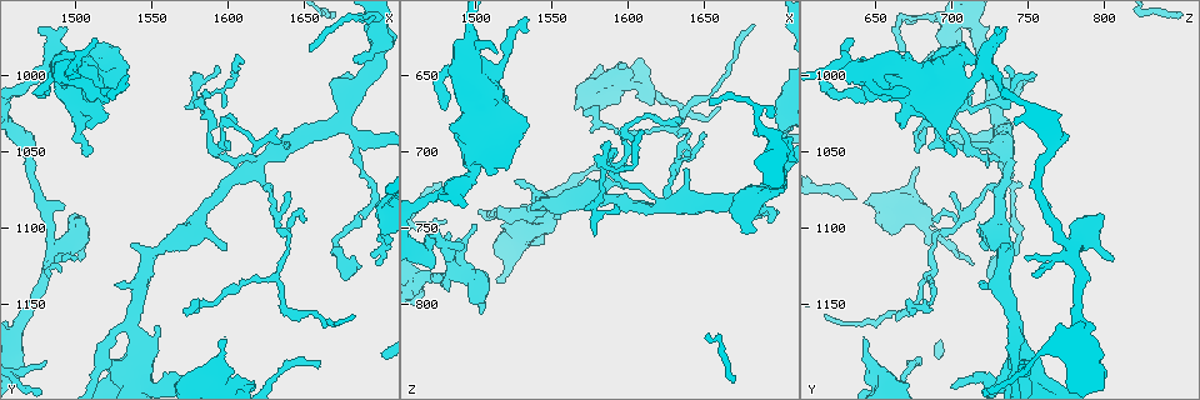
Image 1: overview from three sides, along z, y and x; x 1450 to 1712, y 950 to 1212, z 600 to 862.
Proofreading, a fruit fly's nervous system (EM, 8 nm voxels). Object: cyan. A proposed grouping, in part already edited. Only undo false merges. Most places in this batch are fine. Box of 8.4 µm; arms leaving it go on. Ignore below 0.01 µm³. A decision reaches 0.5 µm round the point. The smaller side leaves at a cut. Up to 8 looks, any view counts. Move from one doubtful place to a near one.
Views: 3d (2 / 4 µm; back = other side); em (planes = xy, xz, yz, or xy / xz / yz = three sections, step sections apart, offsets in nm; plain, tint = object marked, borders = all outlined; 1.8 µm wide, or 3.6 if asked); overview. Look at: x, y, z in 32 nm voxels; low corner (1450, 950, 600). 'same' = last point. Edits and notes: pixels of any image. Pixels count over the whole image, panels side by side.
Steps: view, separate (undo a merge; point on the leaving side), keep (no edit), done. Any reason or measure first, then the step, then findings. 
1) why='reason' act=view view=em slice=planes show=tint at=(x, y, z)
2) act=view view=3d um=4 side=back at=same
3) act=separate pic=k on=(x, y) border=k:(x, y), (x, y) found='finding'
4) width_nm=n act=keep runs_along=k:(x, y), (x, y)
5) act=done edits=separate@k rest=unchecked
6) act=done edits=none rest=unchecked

why='thick turns thin' act=view view=em slice=xy step=16 show=tint at=(1620, 1054, 736)

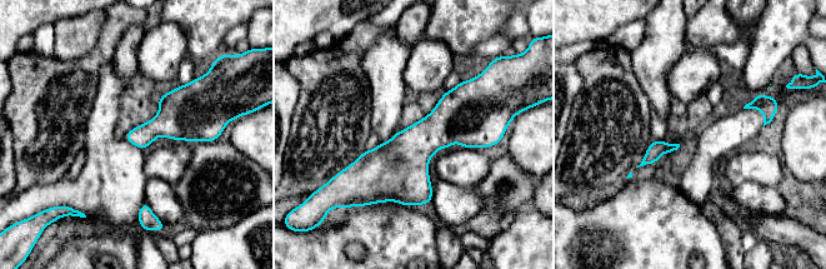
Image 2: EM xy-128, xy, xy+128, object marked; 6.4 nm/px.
why='cut it another way' act=view view=em slice=planes show=tint at=same

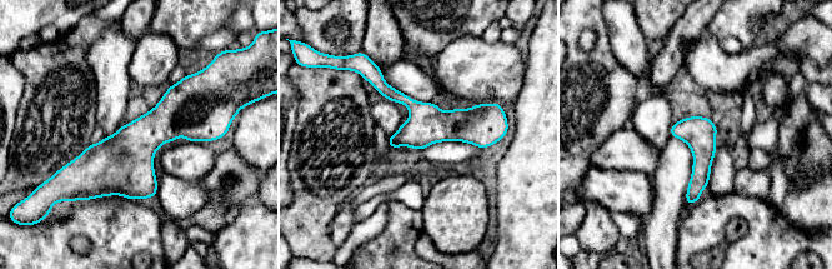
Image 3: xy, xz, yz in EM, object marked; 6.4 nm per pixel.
width_nm=220 act=keep runs_along=3:(367, 76), (431, 124), (494, 124) found='one neuron here'

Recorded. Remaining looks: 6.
why='abrupt turn' act=view view=3d um=2 at=(1596, 1036, 688)

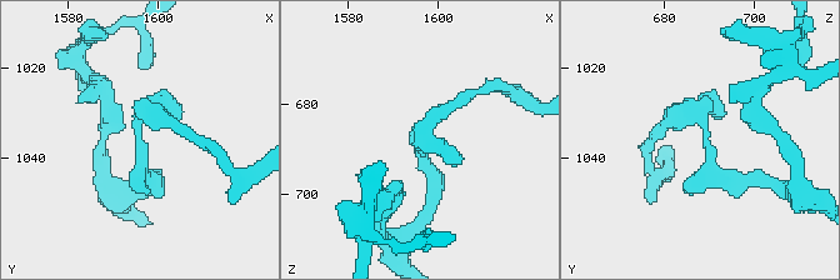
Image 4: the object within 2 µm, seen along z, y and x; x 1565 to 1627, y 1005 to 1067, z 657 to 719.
act=view view=em slice=planes show=borders at=(1596, 1038, 689)

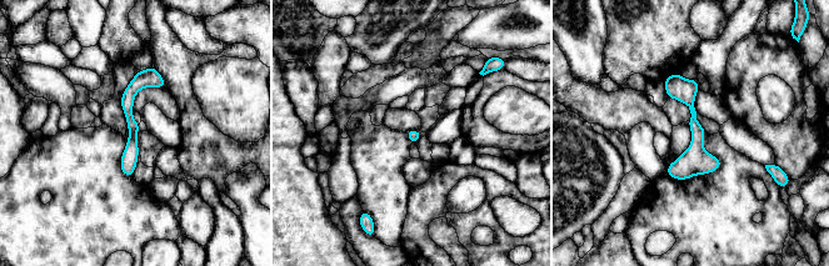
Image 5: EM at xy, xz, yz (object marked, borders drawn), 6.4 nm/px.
act=keep runs_along=5:(151, 70), (128, 96), (129, 174) found='one neuron here'

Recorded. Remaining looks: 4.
why='three arms meet' act=view view=em slice=xz step=8 show=tint at=(1494, 996, 638)

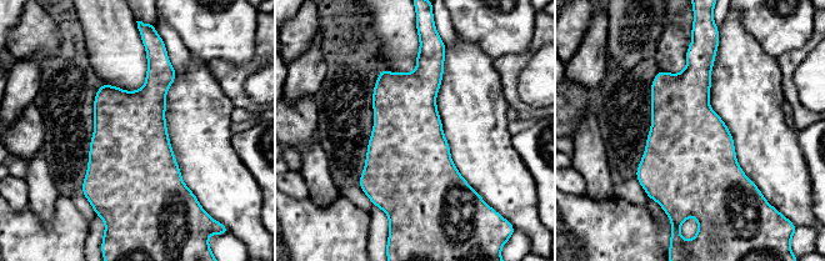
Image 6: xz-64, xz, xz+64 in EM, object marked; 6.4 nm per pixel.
act=keep found='continuous, no second neuron'

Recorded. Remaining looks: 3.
why='sharp bend' act=view view=3d um=2 at=(1486, 1114, 778)

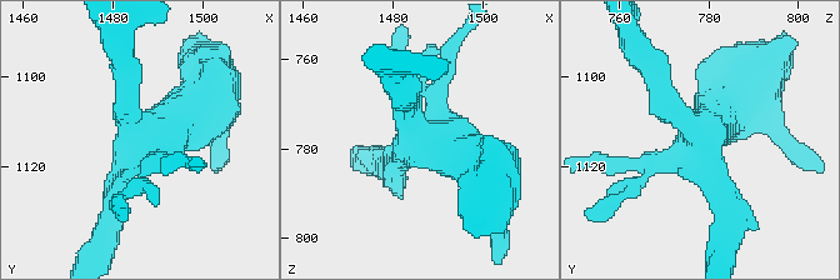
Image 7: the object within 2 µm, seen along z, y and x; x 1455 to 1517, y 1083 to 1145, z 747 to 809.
why='need the tissue' act=view view=em slice=planes show=tint at=(1486, 1113, 778)

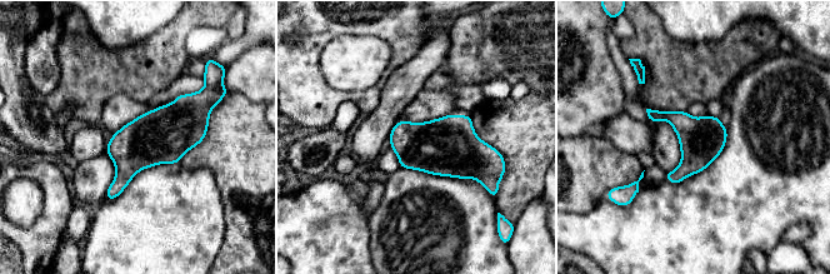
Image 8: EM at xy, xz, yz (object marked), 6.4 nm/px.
act=keep found='continuous, no second neuron'

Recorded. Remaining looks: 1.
act=done edits=none rest=unchecked

